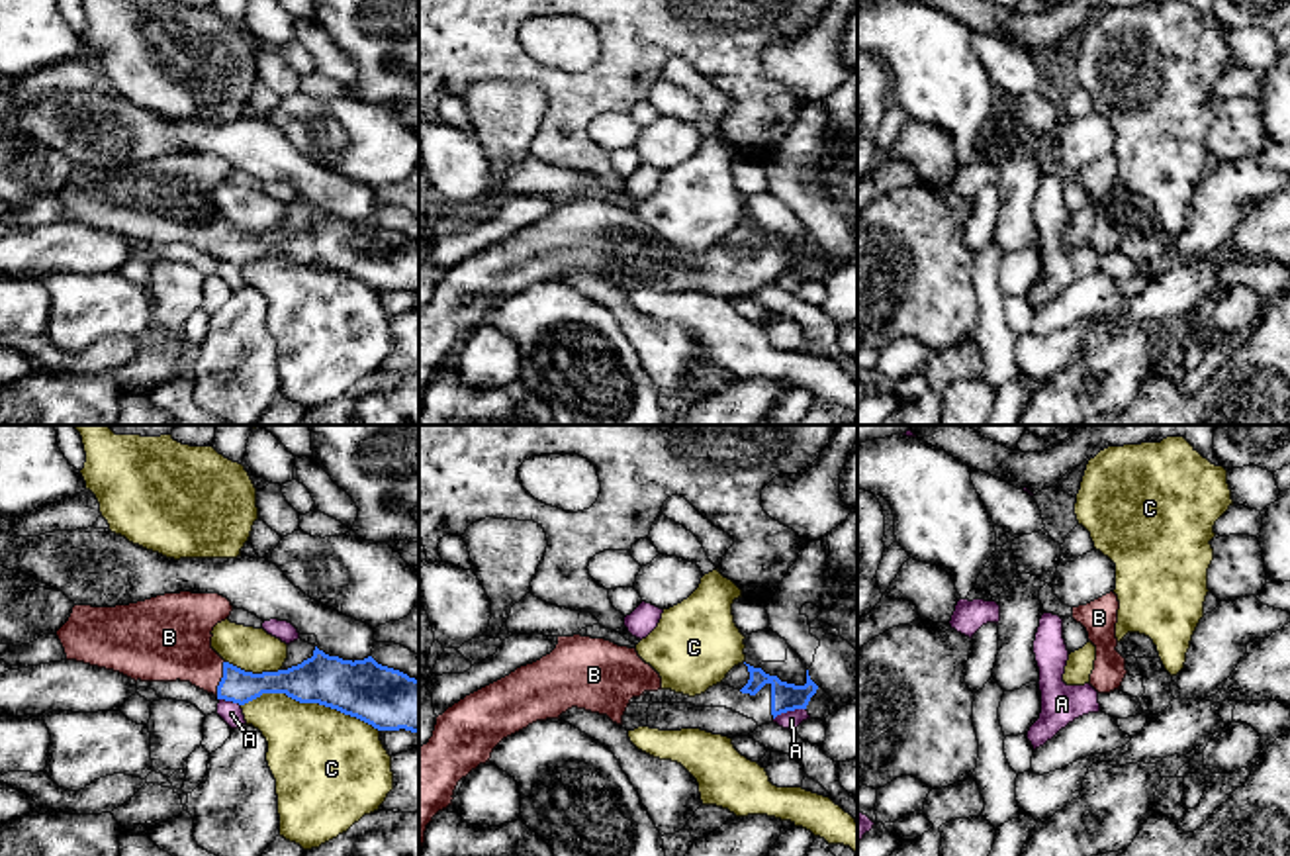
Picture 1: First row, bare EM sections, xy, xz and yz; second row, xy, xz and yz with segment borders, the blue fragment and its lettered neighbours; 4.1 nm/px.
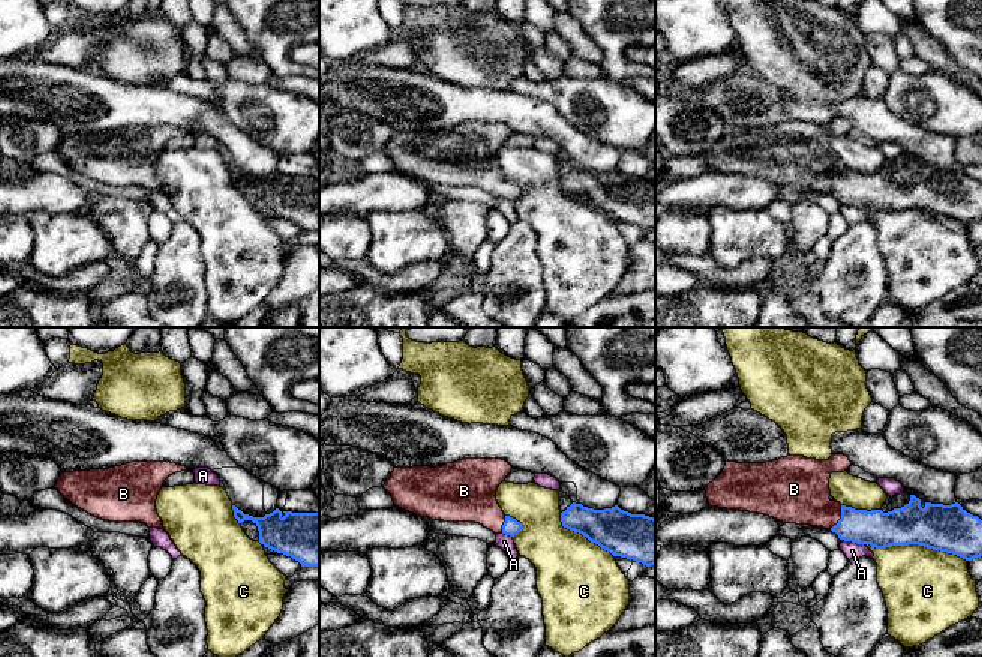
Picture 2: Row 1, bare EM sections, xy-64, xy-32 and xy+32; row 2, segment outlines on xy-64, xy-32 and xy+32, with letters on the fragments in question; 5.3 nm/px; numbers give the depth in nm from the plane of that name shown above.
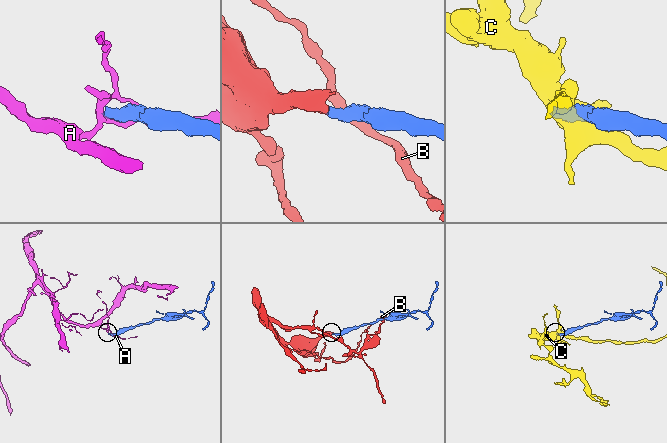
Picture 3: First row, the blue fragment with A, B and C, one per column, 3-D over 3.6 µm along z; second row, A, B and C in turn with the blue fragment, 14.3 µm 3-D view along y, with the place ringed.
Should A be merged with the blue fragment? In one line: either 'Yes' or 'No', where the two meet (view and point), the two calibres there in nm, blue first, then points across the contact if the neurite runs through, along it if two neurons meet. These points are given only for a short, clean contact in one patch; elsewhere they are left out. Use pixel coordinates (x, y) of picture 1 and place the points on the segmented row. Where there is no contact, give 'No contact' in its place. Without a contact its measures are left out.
No. Touches blue at xz (789, 710). Thickness 110 nm (blue) against 80 nm

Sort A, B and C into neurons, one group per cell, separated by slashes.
A / B / C

